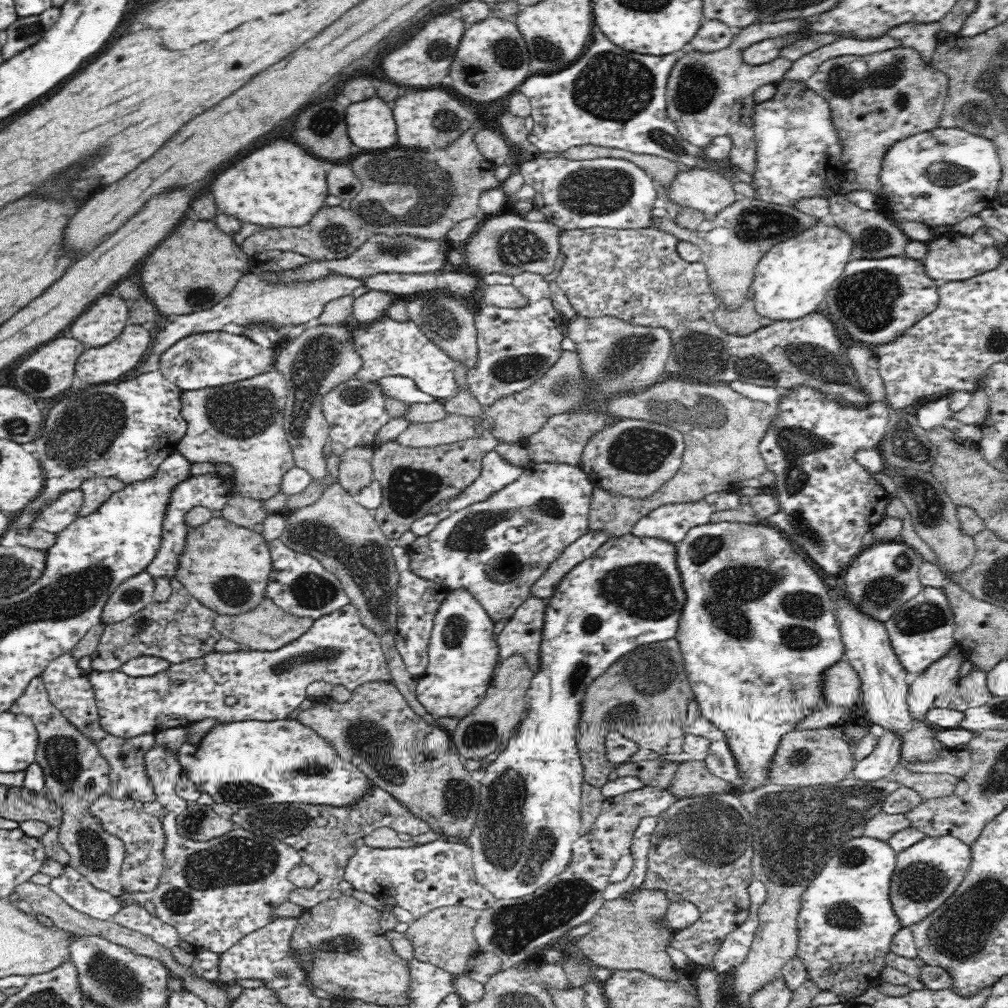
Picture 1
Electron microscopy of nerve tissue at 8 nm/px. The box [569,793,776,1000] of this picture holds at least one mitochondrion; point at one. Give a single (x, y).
(716, 831)

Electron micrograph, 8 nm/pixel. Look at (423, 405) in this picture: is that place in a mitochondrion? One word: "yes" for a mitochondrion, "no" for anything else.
no

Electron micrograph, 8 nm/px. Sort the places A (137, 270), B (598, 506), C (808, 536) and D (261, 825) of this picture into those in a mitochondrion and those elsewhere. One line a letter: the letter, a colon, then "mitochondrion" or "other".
A: other
B: other
C: mitochondrion
D: mitochondrion

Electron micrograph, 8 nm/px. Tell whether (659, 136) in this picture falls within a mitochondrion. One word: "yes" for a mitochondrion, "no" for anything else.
yes

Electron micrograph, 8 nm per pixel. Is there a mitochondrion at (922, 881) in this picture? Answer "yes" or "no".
yes

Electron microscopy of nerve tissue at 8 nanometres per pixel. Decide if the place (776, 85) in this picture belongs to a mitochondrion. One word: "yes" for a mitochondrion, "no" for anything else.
no

